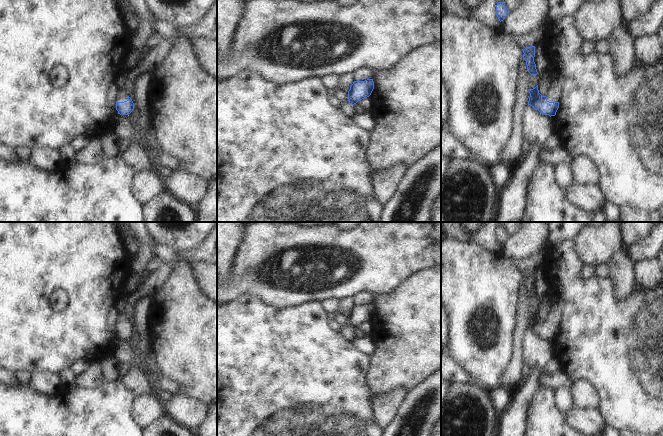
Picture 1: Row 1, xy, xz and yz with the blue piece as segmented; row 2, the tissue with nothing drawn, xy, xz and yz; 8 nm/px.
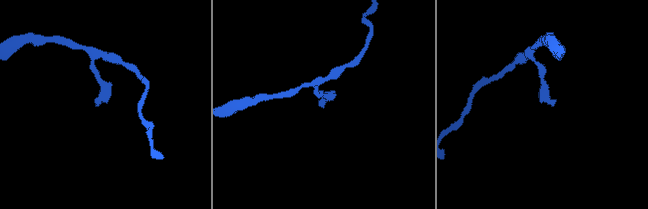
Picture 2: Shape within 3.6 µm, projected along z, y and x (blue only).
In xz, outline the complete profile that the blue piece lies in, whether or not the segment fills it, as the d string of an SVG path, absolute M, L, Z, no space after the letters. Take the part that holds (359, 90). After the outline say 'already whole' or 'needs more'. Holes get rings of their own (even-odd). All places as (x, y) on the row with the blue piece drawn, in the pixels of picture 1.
M367 79L365 81L354 81L348 91L348 103L341 103L340 110L349 118L352 118L356 112L354 105L371 95L374 89L373 79Z; needs more

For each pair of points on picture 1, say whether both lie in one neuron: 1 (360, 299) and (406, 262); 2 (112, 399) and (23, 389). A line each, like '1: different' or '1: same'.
1: different
2: same

